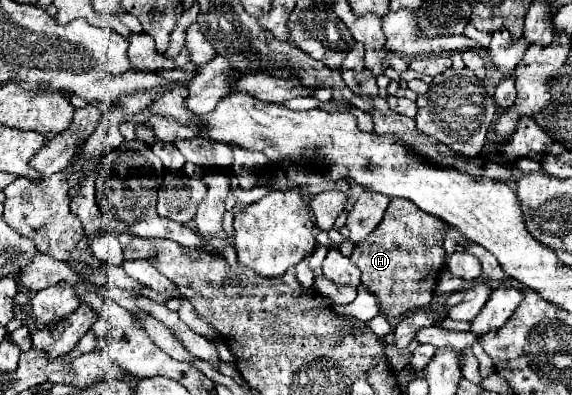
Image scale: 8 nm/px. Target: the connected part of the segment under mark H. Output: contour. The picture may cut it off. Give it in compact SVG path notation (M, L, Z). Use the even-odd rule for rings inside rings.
M392 198L382 222L372 234L354 246L350 260L362 274L362 284L372 292L380 304L382 314L388 318L406 316L430 304L434 284L442 270L446 250L442 246L442 234L446 224L440 218L422 214L412 202L404 198Z

